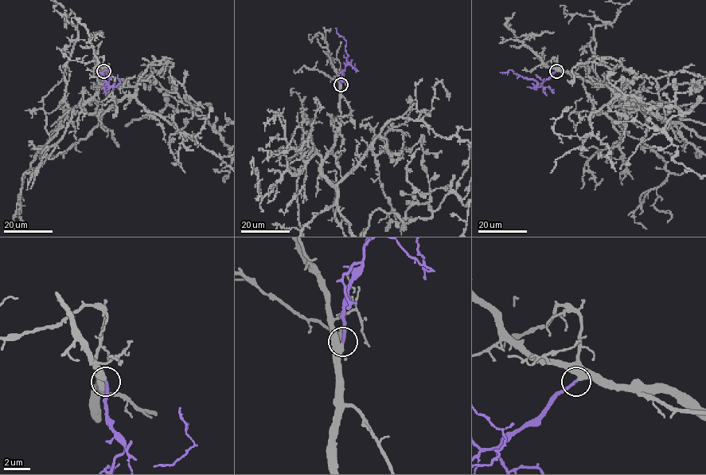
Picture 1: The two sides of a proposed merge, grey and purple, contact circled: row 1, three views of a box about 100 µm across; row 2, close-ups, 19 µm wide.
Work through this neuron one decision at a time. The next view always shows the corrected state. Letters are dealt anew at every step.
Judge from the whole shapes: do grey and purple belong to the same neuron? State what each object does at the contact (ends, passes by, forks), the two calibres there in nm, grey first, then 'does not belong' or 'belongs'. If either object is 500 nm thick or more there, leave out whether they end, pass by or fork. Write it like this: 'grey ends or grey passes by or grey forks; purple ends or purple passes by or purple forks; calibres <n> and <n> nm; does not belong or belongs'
grey ends; purple ends; calibres 480 and 200 nm; belongs

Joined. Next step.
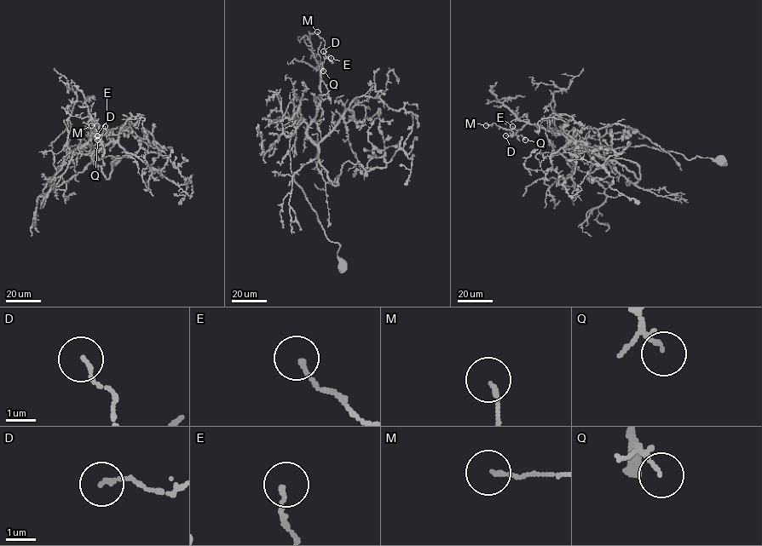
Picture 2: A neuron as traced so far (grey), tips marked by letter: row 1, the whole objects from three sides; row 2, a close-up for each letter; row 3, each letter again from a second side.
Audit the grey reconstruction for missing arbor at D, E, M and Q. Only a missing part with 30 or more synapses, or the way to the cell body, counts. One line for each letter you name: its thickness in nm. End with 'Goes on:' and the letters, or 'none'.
Goes on: none

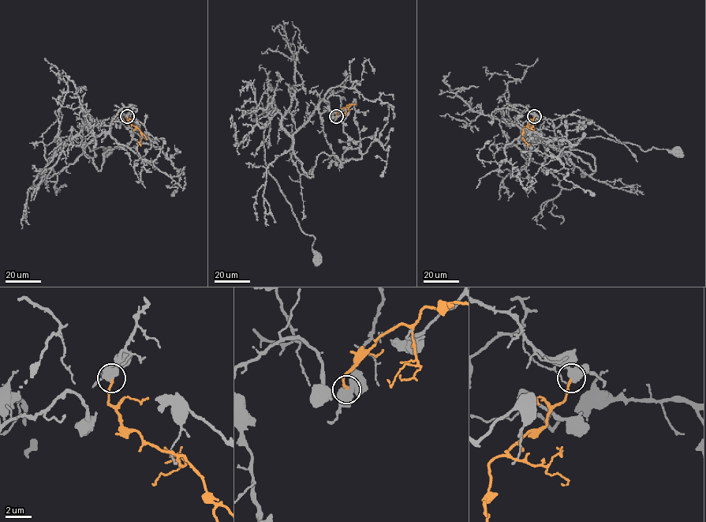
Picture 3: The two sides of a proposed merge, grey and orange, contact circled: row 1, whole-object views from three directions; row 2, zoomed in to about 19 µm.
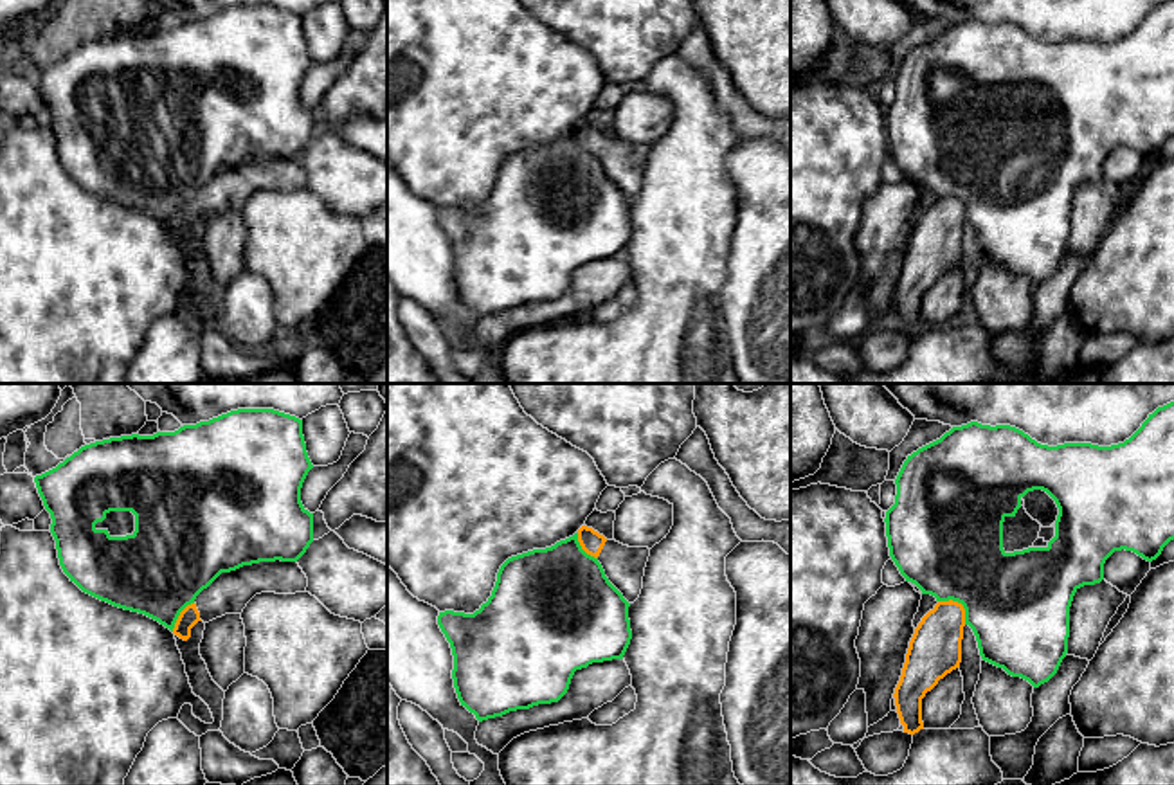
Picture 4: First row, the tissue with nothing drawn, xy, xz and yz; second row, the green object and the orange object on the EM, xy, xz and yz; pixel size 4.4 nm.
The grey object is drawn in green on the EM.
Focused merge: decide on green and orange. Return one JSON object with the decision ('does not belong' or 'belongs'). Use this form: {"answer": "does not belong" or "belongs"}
{"answer": "does not belong"}

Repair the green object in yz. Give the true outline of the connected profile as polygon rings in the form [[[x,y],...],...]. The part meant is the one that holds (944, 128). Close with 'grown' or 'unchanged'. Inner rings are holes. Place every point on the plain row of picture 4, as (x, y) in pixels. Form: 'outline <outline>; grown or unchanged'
outline [[[1174,0],[1158,4],[1129,36],[1111,43],[1048,43],[1010,22],[971,18],[908,52],[895,81],[895,101],[886,108],[884,119],[890,153],[900,171],[936,198],[962,200],[981,256],[1039,284],[1057,270],[1068,250],[1075,189],[1104,176],[1104,160],[1115,148],[1133,148],[1152,158],[1174,137]],[[1034,86],[1046,88],[1059,104],[1055,133],[1046,144],[1007,149],[1003,119],[1016,113],[1021,95]]]; unchanged

